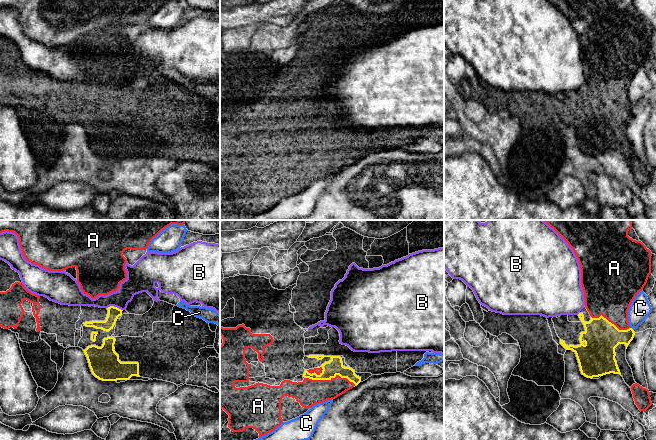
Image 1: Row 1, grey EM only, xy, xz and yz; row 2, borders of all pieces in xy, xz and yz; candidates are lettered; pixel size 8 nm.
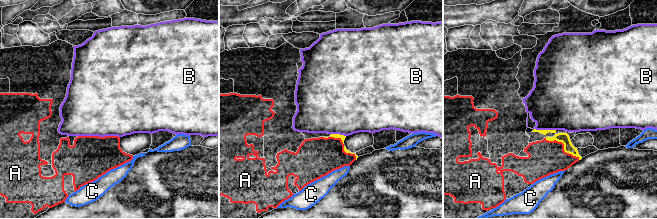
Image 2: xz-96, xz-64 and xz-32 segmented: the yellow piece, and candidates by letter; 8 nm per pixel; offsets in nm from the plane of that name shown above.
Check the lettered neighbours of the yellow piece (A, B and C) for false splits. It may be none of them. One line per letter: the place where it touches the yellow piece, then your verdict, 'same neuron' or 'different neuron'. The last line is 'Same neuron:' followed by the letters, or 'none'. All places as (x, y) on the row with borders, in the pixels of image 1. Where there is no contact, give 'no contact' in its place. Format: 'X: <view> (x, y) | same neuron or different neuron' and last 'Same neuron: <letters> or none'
A: xz (329, 379) | different neuron
B: xy (115, 307) | different neuron
C: yz (632, 329) | different neuron
Same neuron: none

